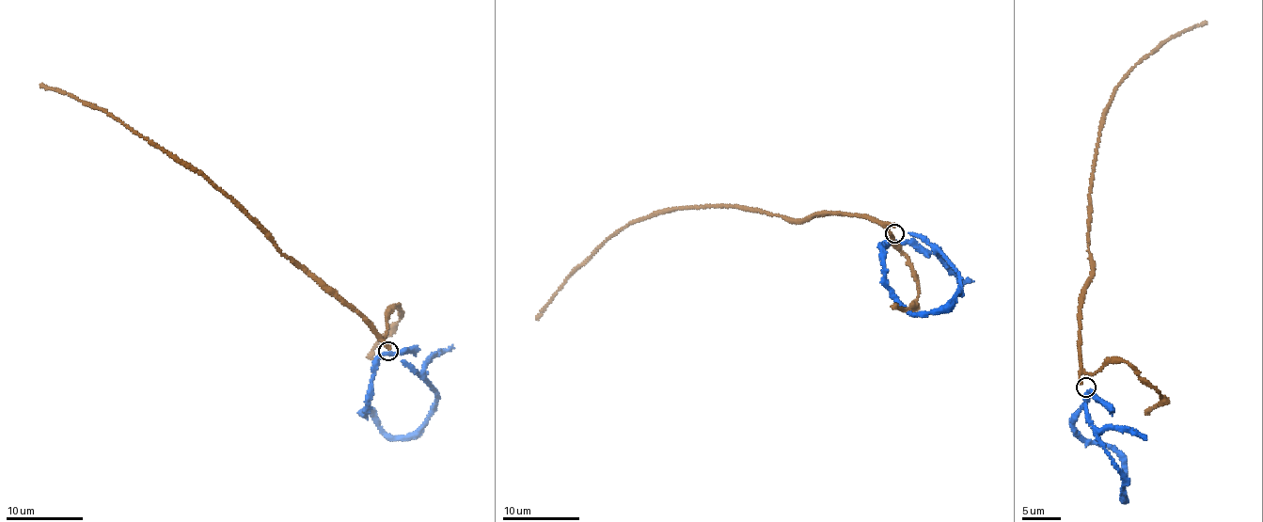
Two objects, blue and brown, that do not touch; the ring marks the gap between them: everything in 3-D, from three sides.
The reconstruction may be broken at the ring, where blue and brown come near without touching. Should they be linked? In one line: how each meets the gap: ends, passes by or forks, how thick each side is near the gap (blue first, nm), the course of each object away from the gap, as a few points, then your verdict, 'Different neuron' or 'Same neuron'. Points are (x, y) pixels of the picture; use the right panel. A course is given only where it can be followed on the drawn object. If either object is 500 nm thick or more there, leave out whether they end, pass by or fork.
At the ring blue passes by. At the ring brown ends. Thickness 300 nm (blue) against 260 nm. Course of blue: (1091, 390), (1074, 431), (1111, 446), (1122, 465), (1125, 498), (1125, 478), (1099, 434), (1120, 430), (1146, 439). Course of brown: (1081, 384), (1077, 316), (1091, 271), (1087, 194), (1098, 134), (1113, 94), (1137, 64), (1162, 43), (1207, 22). Same neuron

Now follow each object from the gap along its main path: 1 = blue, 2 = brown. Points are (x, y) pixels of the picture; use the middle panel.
1: (894, 240), (883, 245), (885, 270), (903, 308), (953, 300), (957, 274), (938, 252), (974, 281)
2: (894, 227), (877, 219), (838, 212), (796, 221), (734, 204), (681, 207), (635, 222), (604, 243), (536, 319)

